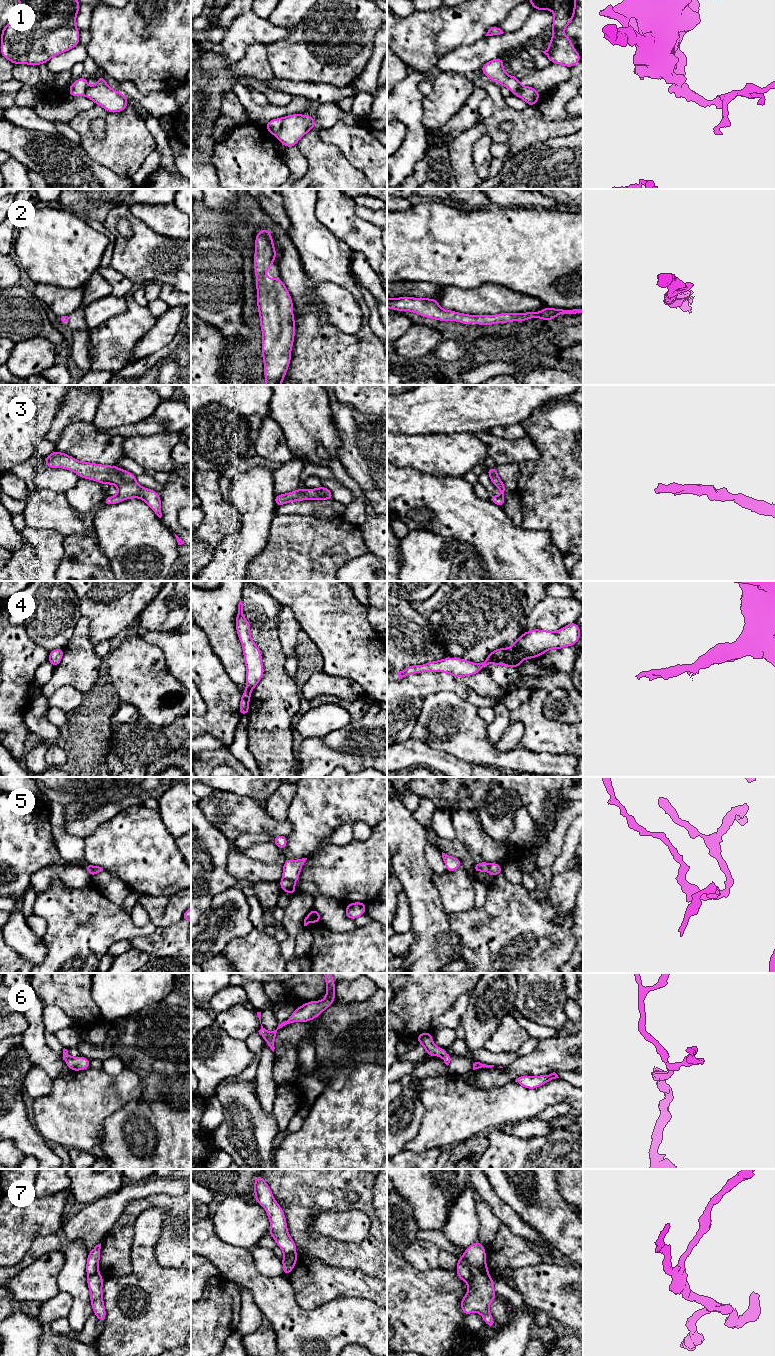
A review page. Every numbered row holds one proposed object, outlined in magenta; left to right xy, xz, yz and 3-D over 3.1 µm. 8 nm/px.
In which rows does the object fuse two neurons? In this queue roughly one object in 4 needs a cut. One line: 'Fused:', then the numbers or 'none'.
Fused: 1, 4, 7

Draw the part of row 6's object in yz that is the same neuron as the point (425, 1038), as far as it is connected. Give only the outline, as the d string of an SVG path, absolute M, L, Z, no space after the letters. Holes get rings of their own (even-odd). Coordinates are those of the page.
M422 1032L417 1037L416 1040L418 1043L421 1043L426 1051L428 1056L438 1056L441 1057L444 1063L448 1066L450 1063L450 1056L446 1052L446 1049L437 1047L432 1040L431 1032Z

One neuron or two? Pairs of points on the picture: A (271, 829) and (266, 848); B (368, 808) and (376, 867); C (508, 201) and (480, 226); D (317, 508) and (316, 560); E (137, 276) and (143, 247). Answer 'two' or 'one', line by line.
A: two
B: two
C: two
D: two
E: one

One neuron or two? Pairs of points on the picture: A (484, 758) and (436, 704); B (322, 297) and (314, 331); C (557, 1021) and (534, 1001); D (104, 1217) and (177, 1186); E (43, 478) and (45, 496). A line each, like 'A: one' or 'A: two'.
A: one
B: two
C: one
D: one
E: two

